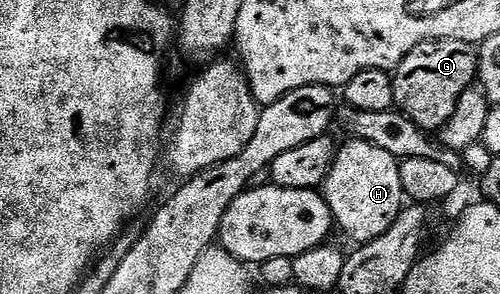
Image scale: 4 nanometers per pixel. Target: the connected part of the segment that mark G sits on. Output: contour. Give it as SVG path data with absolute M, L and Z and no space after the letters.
M439 38L436 42L422 42L401 60L401 64L393 71L393 92L395 93L395 106L417 128L428 132L438 132L453 116L457 108L457 100L461 100L461 92L465 92L476 81L479 73L479 55L476 47L470 42L453 40L452 38Z

